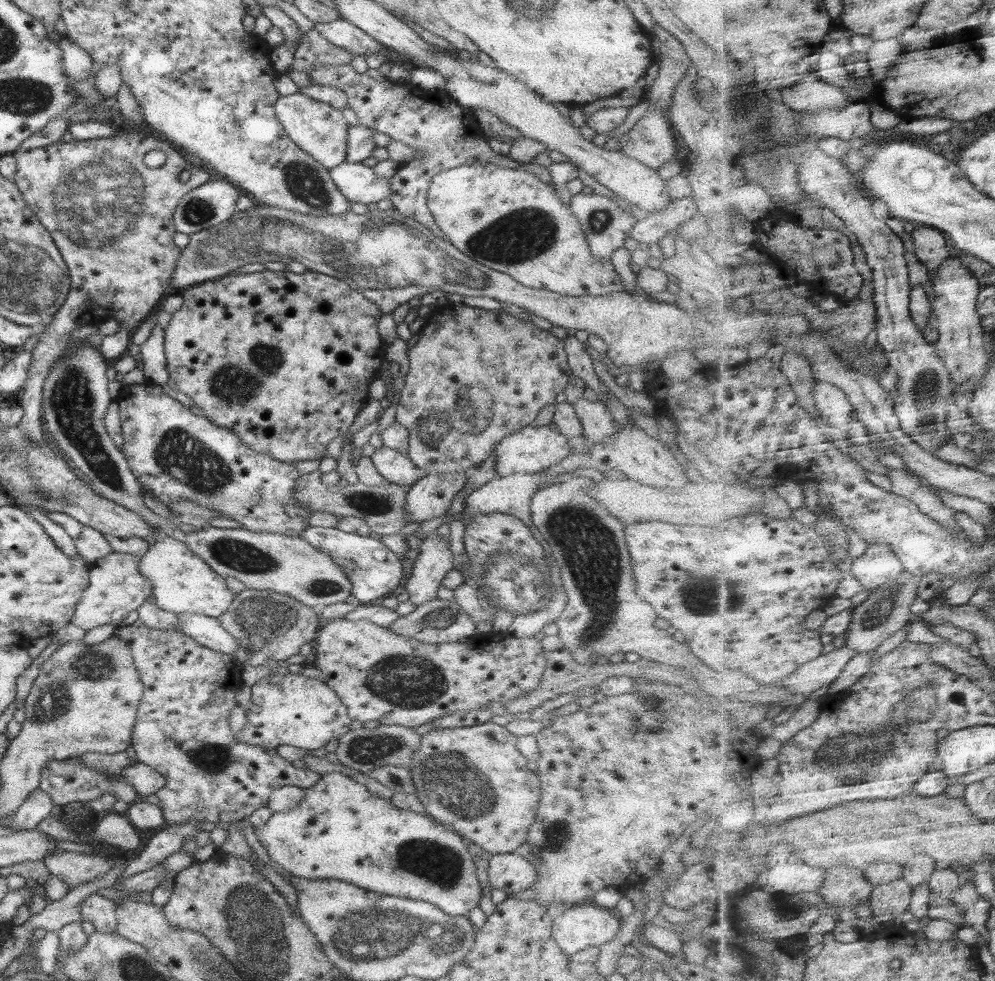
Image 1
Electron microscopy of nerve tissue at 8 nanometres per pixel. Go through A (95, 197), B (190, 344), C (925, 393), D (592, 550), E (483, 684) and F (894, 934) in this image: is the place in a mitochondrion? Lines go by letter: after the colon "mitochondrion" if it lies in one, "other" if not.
A: mitochondrion
B: other
C: mitochondrion
D: mitochondrion
E: other
F: other

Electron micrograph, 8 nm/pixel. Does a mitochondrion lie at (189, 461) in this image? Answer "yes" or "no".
yes

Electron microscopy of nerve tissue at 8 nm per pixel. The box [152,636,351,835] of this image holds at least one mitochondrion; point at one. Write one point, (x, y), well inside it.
(212, 758)

